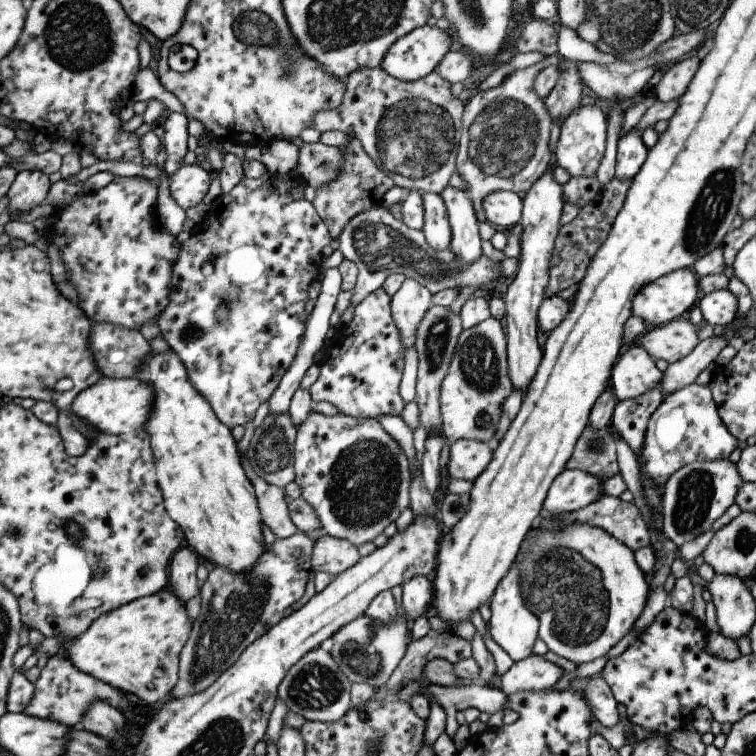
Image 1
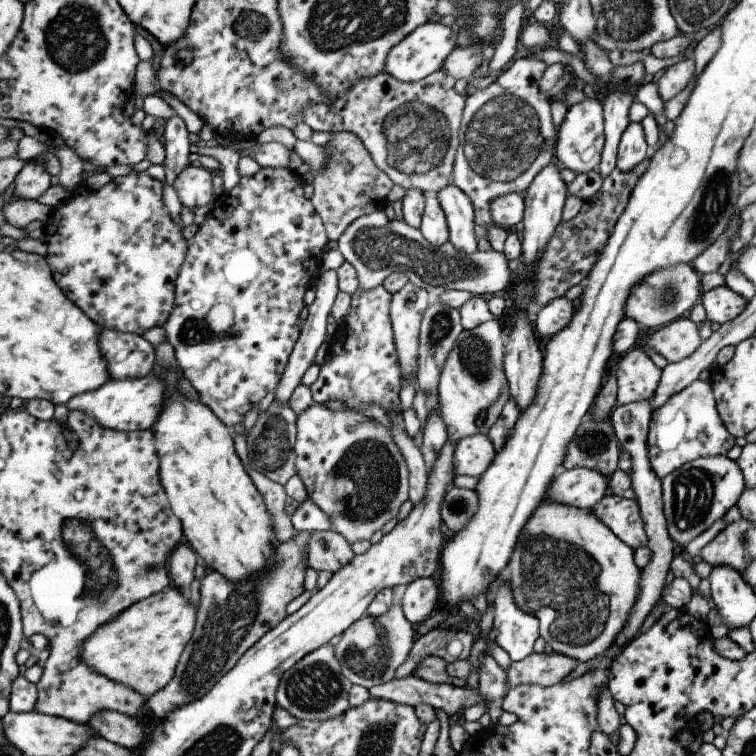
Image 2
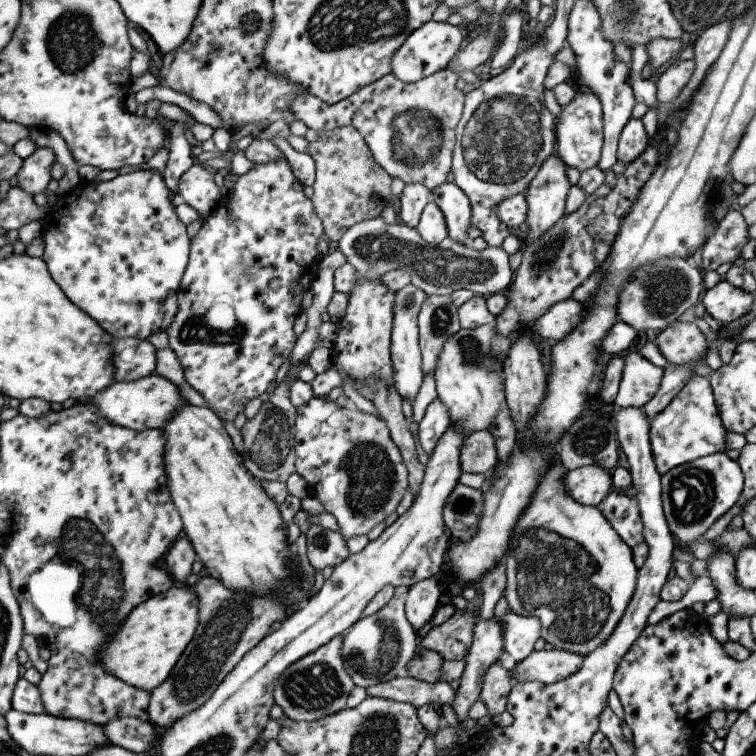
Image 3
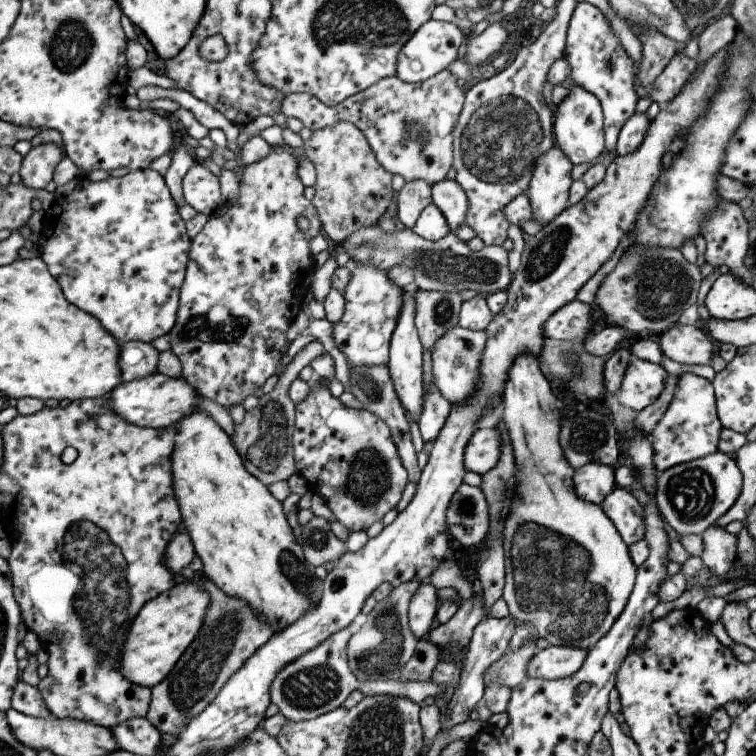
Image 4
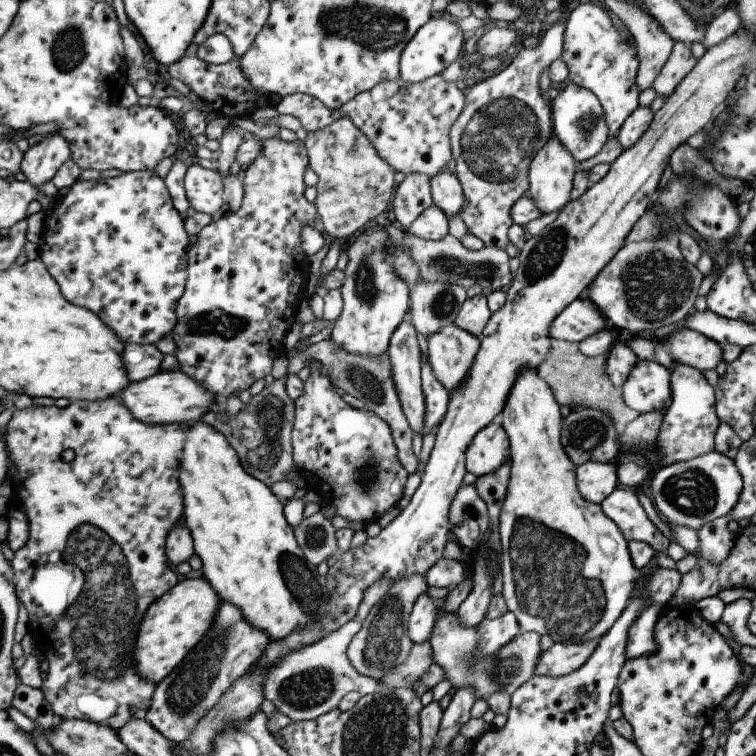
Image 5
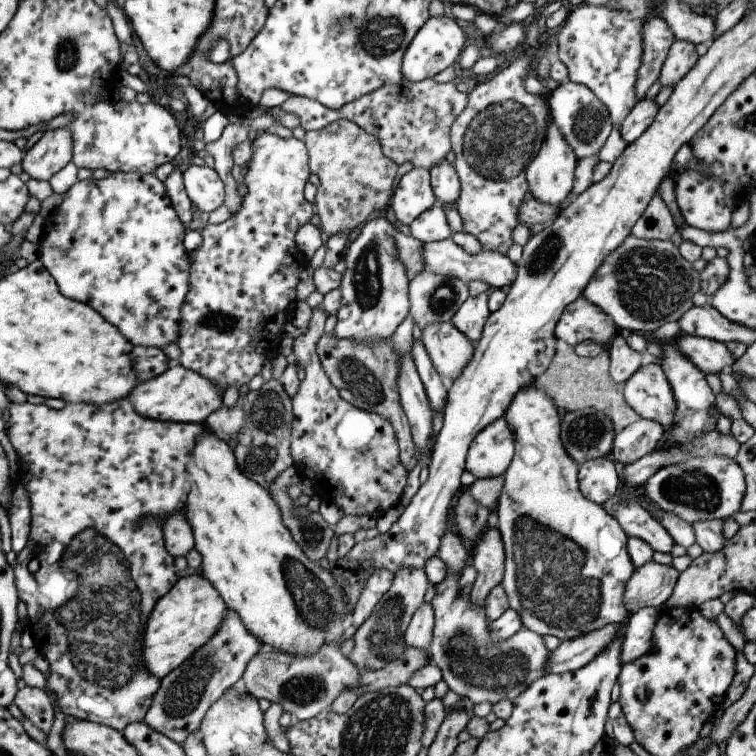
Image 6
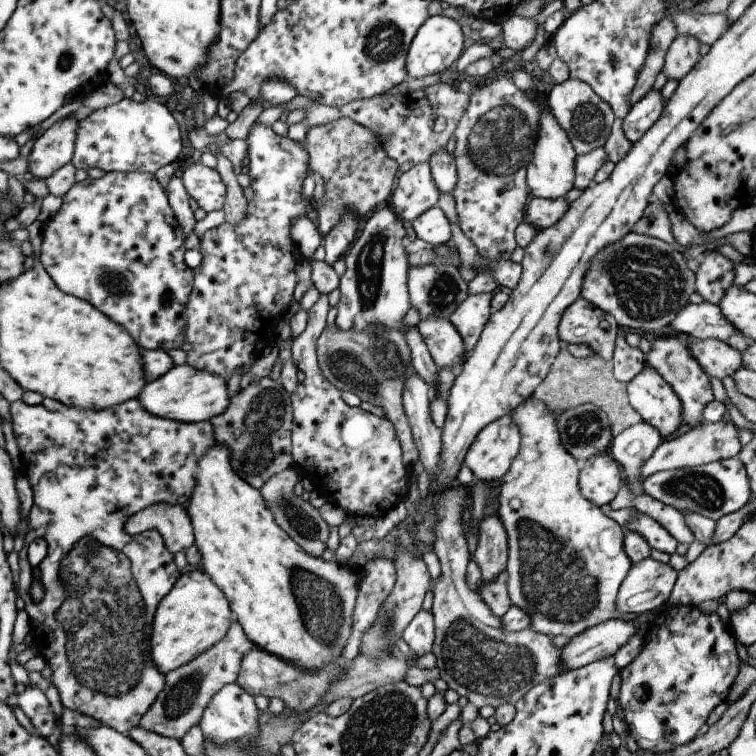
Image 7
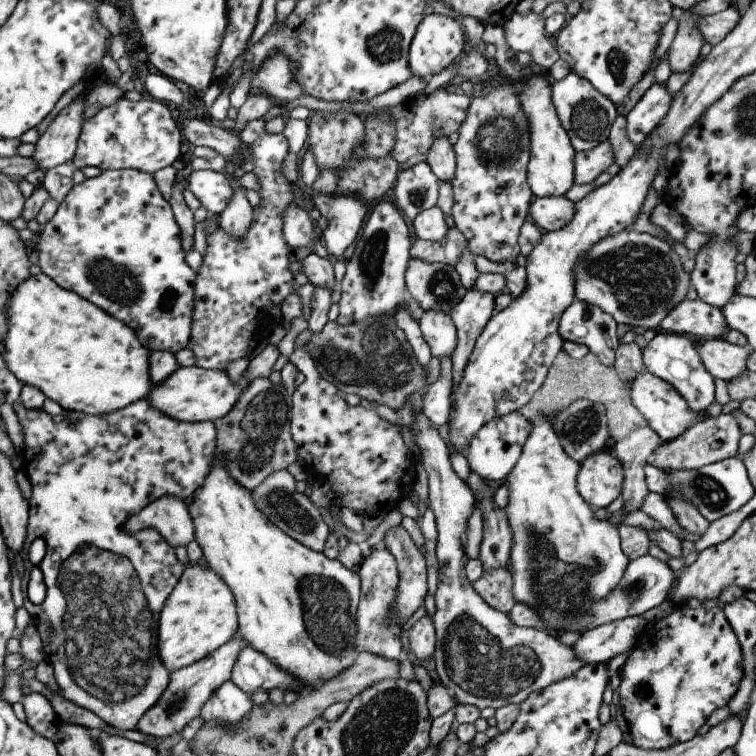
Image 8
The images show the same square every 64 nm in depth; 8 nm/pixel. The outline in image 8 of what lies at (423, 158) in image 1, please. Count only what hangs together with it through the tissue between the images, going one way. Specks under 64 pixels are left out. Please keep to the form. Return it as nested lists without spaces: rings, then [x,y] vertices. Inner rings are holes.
[[[437,88],[428,96],[417,93],[415,96],[408,96],[403,102],[393,107],[381,108],[381,112],[383,110],[389,112],[389,118],[393,120],[393,130],[395,130],[393,148],[389,156],[401,166],[413,155],[426,155],[435,138],[439,136],[447,138],[451,133],[457,131],[459,124],[465,118],[468,105],[469,96],[448,93],[443,88]]]

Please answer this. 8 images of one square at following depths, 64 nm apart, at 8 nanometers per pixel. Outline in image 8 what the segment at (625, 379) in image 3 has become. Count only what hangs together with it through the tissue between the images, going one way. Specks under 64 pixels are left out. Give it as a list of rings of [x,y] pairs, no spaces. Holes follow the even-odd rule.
[[[649,372],[635,376],[629,384],[628,396],[631,405],[645,420],[646,427],[651,428],[659,436],[661,442],[669,442],[669,440],[677,438],[702,417],[700,414],[691,412],[685,404],[685,400],[667,382]]]

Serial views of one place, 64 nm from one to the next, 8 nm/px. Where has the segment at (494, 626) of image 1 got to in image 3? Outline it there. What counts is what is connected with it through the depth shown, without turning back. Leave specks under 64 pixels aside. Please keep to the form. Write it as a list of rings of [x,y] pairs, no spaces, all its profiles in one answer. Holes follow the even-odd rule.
[[[507,608],[507,612],[501,616],[499,624],[501,624],[503,650],[509,655],[509,661],[514,663],[520,662],[533,651],[533,645],[540,637],[540,625],[538,620],[534,617],[525,618],[525,616],[519,616]]]

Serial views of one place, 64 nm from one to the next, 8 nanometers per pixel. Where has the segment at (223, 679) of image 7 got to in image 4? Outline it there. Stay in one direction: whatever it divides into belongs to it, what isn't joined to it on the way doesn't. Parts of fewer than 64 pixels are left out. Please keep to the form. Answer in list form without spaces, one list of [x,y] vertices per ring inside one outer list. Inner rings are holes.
[[[197,576],[196,581],[197,586],[209,596],[209,606],[203,616],[201,629],[189,642],[168,677],[150,689],[150,702],[145,716],[159,733],[171,736],[179,734],[185,724],[217,696],[225,680],[239,670],[245,658],[265,644],[275,631],[271,624],[257,620],[255,612],[243,600],[223,594],[213,582],[201,576]]]

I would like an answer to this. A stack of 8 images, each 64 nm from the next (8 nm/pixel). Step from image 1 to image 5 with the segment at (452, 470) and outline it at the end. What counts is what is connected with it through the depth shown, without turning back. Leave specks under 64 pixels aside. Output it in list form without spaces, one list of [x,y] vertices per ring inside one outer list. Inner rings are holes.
[[[499,421],[481,428],[467,446],[464,455],[465,471],[481,477],[495,472],[509,456],[508,440]]]

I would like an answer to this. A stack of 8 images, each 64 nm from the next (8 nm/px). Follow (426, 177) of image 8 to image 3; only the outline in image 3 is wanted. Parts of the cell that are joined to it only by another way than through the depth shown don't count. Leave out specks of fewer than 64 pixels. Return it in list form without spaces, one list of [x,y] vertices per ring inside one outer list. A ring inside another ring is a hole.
[[[407,184],[399,197],[399,220],[404,226],[415,228],[425,204],[430,199],[430,192],[421,184]]]

